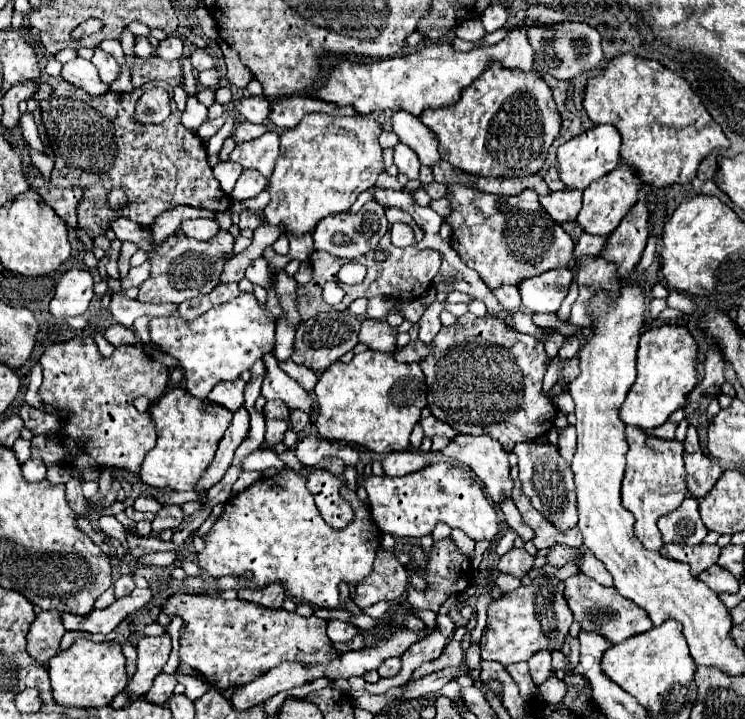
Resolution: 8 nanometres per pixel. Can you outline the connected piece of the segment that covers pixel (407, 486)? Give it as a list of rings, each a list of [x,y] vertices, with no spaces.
[[[437,462],[401,478],[361,476],[359,486],[363,486],[369,494],[375,524],[381,532],[391,534],[393,538],[421,538],[431,534],[437,522],[445,522],[451,528],[461,528],[473,540],[493,540],[499,532],[497,514],[489,498],[481,490],[481,484],[473,472],[463,466]]]

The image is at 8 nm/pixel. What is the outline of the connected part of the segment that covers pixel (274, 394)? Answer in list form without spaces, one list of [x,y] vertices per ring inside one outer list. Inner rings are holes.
[[[269,352],[263,356],[263,362],[267,366],[267,376],[261,388],[261,396],[265,400],[283,400],[289,408],[299,408],[303,412],[307,412],[309,416],[313,416],[313,408],[315,402],[311,398],[309,392],[305,392],[293,378],[289,378],[279,366],[275,356]]]

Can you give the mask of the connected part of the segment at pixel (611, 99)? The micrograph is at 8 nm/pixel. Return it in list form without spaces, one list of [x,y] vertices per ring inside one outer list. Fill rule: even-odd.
[[[621,54],[611,58],[601,74],[587,80],[587,86],[583,92],[583,108],[585,106],[587,106],[587,116],[593,124],[611,124],[619,130],[623,138],[623,144],[621,144],[623,160],[629,166],[635,166],[643,182],[657,188],[665,188],[677,182],[681,184],[689,182],[695,176],[699,162],[713,148],[719,148],[719,146],[729,148],[729,142],[723,130],[719,130],[719,124],[711,118],[711,114],[701,104],[701,98],[693,92],[689,82],[679,74],[667,70],[659,62],[639,58],[635,54]]]

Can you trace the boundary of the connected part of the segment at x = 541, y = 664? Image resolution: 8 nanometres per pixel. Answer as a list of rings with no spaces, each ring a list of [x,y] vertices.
[[[539,650],[529,658],[529,670],[531,670],[531,678],[537,686],[541,686],[551,672],[551,652],[549,650]]]

